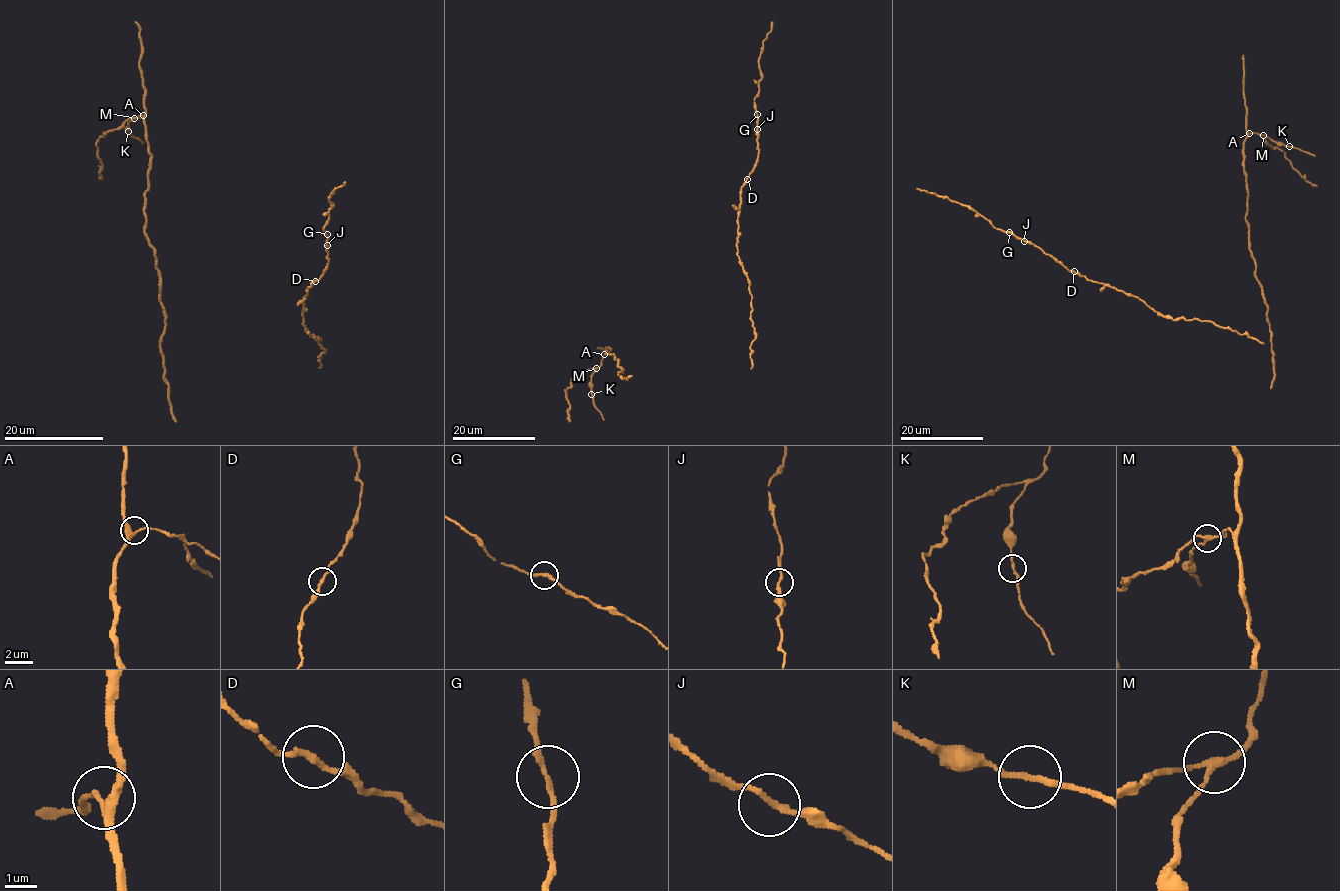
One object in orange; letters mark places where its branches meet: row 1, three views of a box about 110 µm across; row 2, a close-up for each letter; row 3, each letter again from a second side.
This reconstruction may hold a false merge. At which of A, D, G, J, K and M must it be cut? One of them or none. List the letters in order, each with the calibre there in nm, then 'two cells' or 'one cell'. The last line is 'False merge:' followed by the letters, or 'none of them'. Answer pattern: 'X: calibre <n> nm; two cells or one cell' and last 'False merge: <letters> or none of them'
A: calibre 260 nm; one cell
D: calibre 200 nm; one cell
G: calibre 170 nm; one cell
J: calibre 190 nm; one cell
K: calibre 180 nm; one cell
M: calibre 180 nm; two cells
False merge: M

